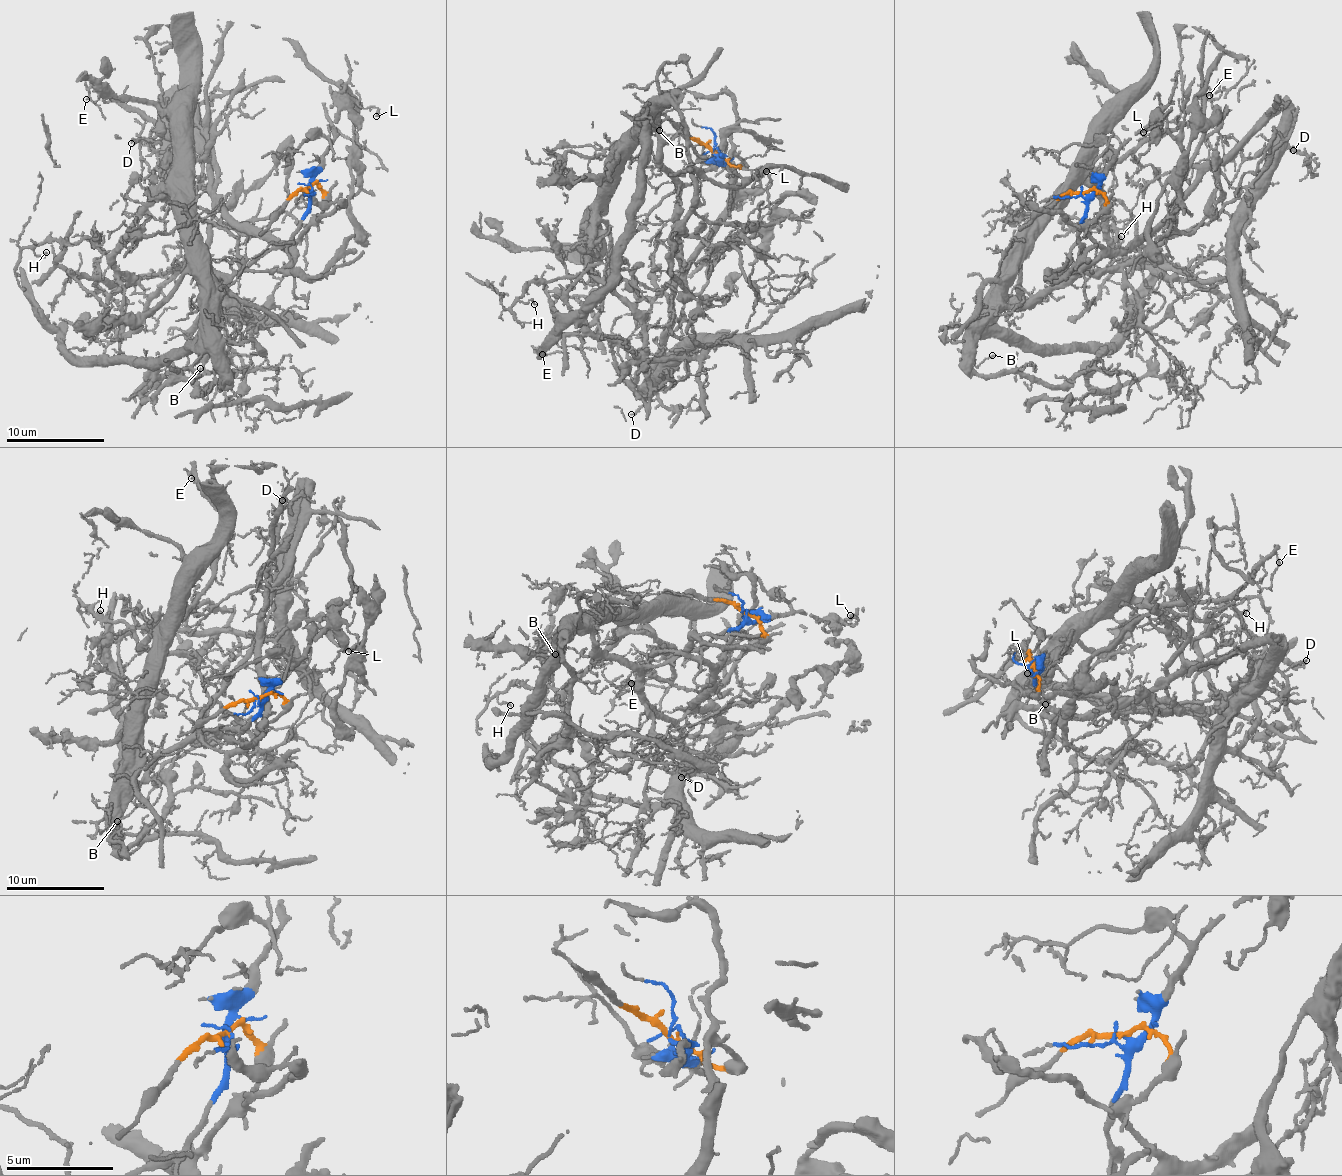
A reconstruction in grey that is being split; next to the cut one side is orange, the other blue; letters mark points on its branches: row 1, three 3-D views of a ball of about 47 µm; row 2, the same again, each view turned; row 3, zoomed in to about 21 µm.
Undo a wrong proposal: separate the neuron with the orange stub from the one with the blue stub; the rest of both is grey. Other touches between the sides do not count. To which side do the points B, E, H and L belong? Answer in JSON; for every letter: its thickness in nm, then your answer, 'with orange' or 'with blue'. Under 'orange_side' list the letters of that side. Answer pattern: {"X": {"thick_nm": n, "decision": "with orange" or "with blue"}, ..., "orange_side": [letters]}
{"B": {"thick_nm": 110, "decision": "with blue"}, "E": {"thick_nm": 120, "decision": "with blue"}, "H": {"thick_nm": 130, "decision": "with blue"}, "L": {"thick_nm": 140, "decision": "with blue"}, "orange_side": []}

